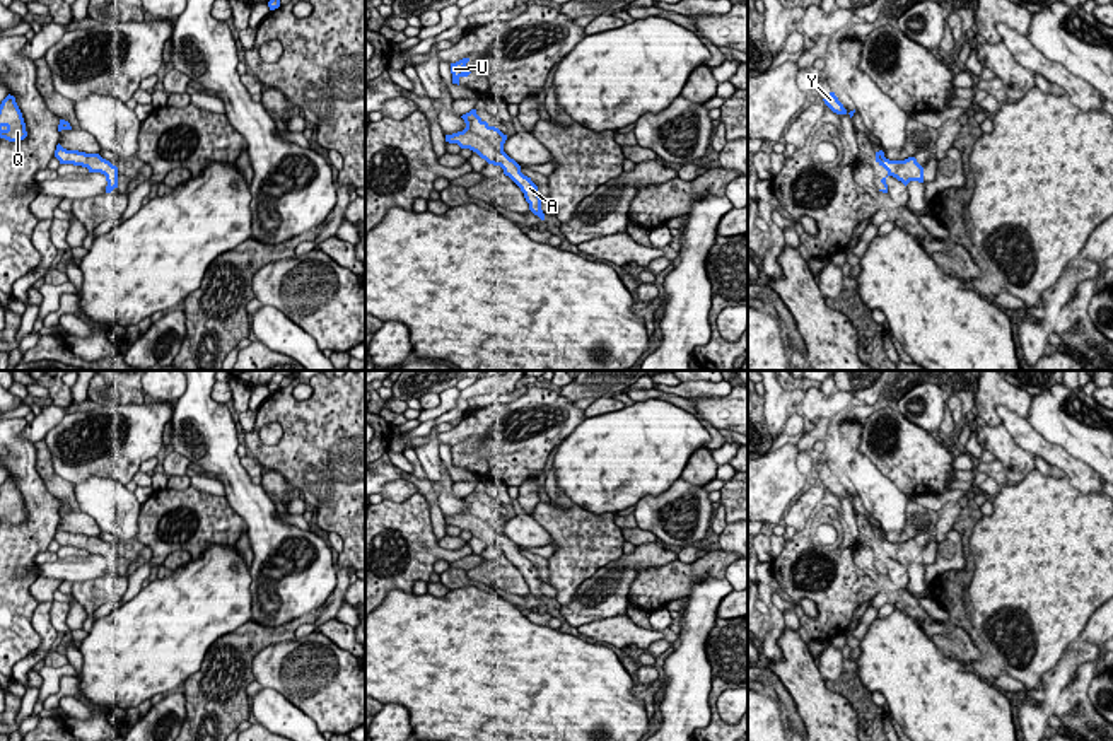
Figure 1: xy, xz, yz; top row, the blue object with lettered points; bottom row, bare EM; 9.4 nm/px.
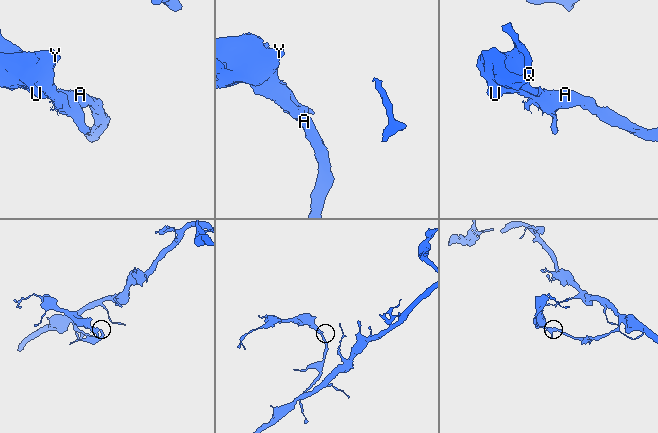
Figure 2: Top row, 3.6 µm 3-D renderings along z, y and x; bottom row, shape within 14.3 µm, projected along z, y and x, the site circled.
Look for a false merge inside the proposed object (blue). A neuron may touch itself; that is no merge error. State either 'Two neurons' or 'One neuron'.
One neuron

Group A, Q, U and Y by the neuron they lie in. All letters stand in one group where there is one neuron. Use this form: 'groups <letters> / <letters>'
groups A Q U Y

